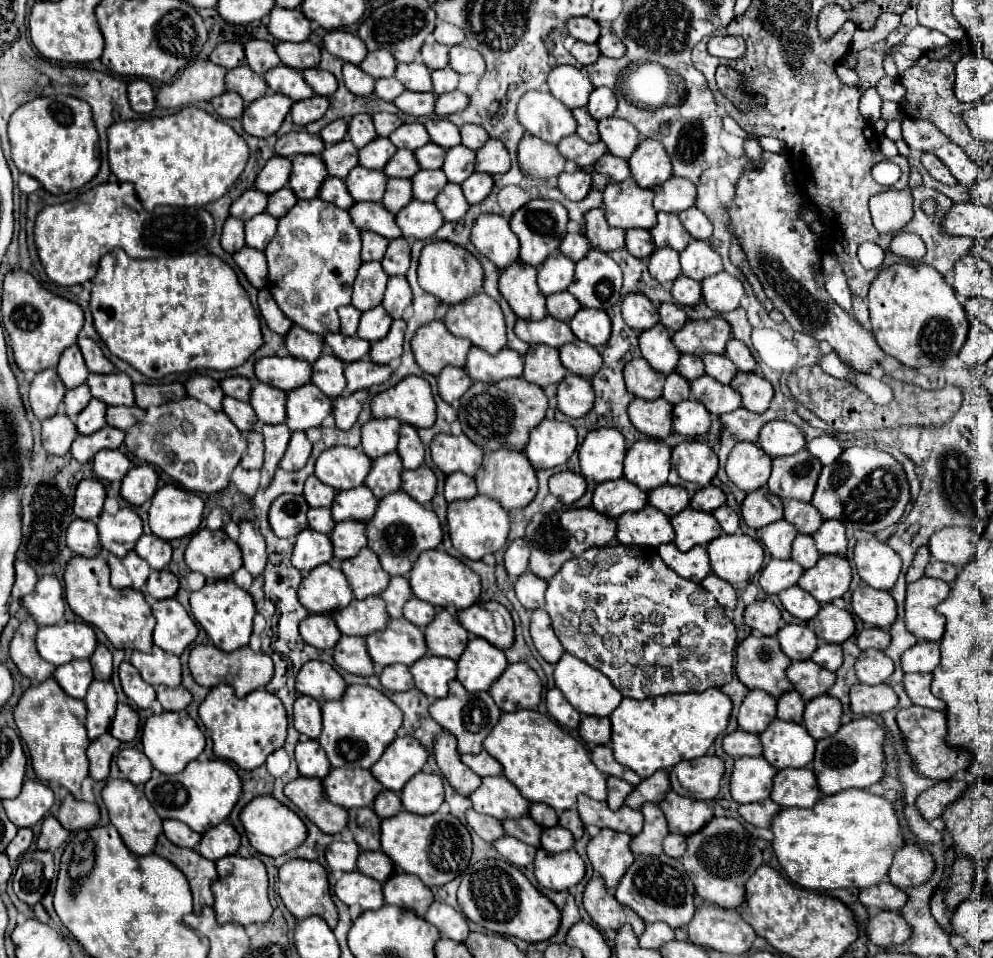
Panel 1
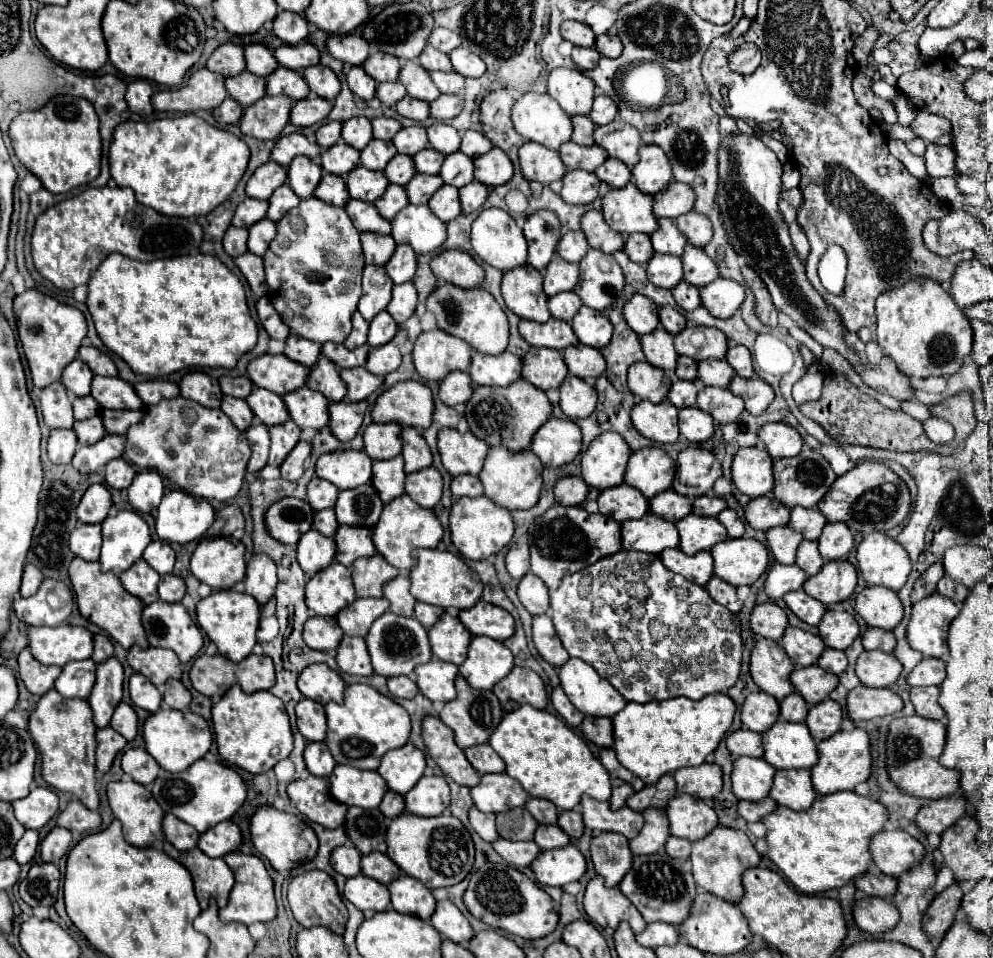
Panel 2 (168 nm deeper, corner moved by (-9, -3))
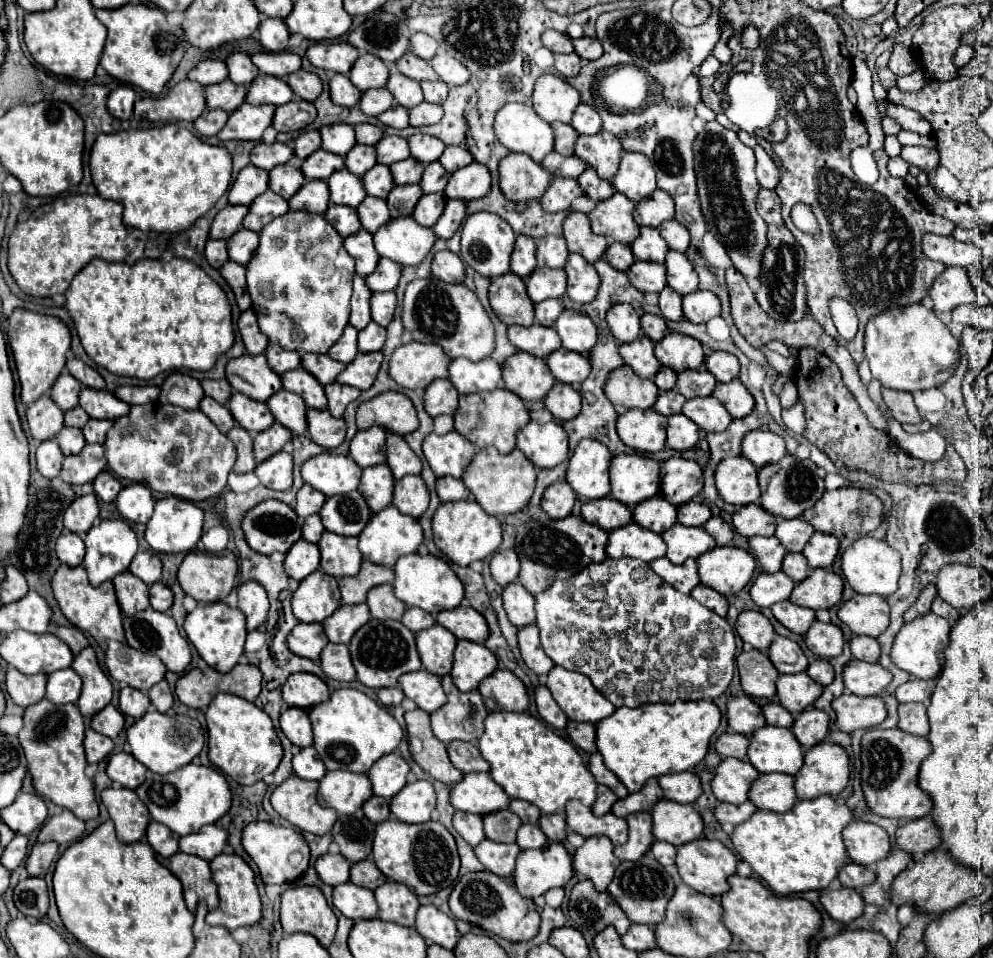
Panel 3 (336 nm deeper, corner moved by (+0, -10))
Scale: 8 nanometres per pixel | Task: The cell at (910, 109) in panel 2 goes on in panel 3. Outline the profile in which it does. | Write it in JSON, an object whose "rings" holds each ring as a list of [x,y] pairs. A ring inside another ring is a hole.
{"rings":[[[900,131],[896,137],[898,137],[900,145],[926,145],[926,147],[936,147],[936,141],[934,139],[920,137],[918,133],[912,133],[912,131]]]}

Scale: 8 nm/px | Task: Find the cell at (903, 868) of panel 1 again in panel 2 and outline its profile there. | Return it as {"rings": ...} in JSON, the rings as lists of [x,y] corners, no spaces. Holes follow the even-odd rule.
{"rings":[[[881,830],[871,838],[869,852],[881,872],[897,878],[923,858],[923,844],[903,830]]]}

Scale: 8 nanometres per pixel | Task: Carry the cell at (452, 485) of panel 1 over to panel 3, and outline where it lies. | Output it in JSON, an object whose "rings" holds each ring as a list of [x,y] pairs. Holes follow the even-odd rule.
{"rings":[[[440,477],[436,481],[436,493],[440,501],[460,501],[460,499],[472,499],[470,489],[460,479],[452,477]]]}

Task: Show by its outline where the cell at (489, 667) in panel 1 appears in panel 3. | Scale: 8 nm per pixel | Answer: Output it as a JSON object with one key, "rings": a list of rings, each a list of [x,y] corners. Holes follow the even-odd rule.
{"rings":[[[458,641],[450,677],[460,691],[478,689],[480,681],[490,677],[496,669],[498,669],[496,655],[488,651],[482,643]]]}

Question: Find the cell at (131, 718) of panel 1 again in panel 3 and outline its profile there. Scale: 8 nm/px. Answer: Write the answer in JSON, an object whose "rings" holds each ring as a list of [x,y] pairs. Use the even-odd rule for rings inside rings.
{"rings":[[[106,705],[96,717],[90,719],[90,727],[110,739],[116,739],[118,733],[124,729],[124,715],[116,707]]]}

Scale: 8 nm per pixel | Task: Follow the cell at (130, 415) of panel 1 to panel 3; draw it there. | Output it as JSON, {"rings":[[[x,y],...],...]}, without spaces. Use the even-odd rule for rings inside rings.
{"rings":[[[90,419],[88,425],[84,425],[84,429],[82,429],[86,443],[104,443],[106,433],[110,431],[112,425],[114,425],[112,419]]]}

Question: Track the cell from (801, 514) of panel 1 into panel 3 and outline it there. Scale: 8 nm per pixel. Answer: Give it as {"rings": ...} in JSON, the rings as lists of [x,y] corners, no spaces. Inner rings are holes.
{"rings":[[[796,517],[796,519],[780,519],[774,535],[782,541],[786,551],[802,551],[814,531],[816,529],[810,523],[806,523],[802,517]]]}

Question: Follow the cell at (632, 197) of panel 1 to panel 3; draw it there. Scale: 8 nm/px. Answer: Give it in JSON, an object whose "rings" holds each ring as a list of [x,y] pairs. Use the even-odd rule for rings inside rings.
{"rings":[[[614,193],[610,199],[600,201],[596,209],[588,215],[592,223],[592,231],[596,235],[604,235],[608,241],[632,243],[638,237],[638,225],[632,217],[634,201],[628,201],[622,193]]]}

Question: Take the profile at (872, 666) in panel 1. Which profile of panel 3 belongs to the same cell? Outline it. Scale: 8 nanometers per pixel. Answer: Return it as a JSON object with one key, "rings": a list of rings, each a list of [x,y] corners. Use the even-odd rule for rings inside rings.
{"rings":[[[852,659],[844,667],[844,685],[850,693],[860,695],[860,697],[870,697],[870,695],[880,695],[888,683],[892,681],[892,673],[884,669],[880,663],[866,663]]]}

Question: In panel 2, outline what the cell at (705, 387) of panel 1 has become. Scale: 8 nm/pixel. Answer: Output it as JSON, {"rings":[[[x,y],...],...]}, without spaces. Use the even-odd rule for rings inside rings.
{"rings":[[[707,386],[699,392],[695,406],[701,408],[703,412],[711,414],[713,420],[719,424],[735,422],[739,418],[739,414],[745,410],[743,400],[739,396],[735,396],[731,390],[711,388],[711,386]]]}

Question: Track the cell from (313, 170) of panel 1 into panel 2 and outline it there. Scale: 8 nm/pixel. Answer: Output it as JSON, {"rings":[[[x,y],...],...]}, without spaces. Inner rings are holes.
{"rings":[[[305,156],[293,158],[293,162],[287,168],[289,186],[299,198],[313,196],[313,190],[317,188],[319,180],[321,180],[321,174],[323,174],[321,166],[315,164],[313,160],[305,158]]]}

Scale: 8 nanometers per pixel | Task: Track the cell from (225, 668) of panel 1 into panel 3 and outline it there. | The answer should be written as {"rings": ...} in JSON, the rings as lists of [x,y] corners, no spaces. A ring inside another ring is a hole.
{"rings":[[[236,665],[230,673],[220,673],[220,671],[212,669],[212,667],[206,667],[206,669],[194,667],[186,675],[182,675],[178,679],[178,683],[176,683],[178,699],[184,705],[200,709],[200,711],[204,711],[218,693],[232,693],[232,695],[244,697],[248,701],[254,701],[260,695],[260,689],[262,689],[262,671],[256,665]]]}

